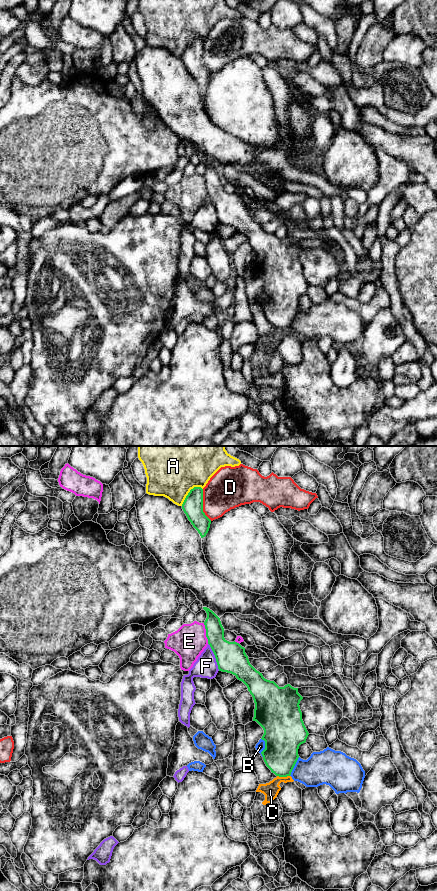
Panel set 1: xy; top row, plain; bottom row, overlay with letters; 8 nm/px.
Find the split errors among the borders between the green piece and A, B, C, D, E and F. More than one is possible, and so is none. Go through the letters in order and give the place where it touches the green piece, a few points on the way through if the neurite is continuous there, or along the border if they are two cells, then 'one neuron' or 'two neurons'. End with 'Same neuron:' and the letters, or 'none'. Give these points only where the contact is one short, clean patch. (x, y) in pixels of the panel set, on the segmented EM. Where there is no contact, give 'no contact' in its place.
A: meets green in xy at (189, 492); two neurons
B: meets green in xy at (265, 747); two neurons
C: meets green in xy at (283, 776); border along xy (277, 775), (289, 776); two neurons
D: meets green in xy at (202, 505); two neurons
E: meets green in xy at (206, 633); two neurons
F: meets green in xy at (215, 657); two neurons
Same neuron: none

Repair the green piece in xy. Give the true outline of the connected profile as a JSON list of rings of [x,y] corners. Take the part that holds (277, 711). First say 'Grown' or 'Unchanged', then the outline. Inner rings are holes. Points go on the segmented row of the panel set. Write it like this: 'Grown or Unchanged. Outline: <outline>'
Unchanged. Outline: [[[203,607],[203,609],[207,613],[204,622],[206,637],[215,655],[219,671],[235,675],[247,686],[253,697],[255,703],[253,721],[256,721],[264,730],[261,739],[265,741],[265,749],[261,754],[266,766],[276,776],[290,776],[299,758],[299,746],[306,742],[309,735],[299,706],[303,697],[298,693],[298,688],[290,684],[279,687],[274,681],[265,679],[262,673],[250,664],[245,648],[235,641],[229,642],[224,638],[224,628],[220,618],[209,608]]]

